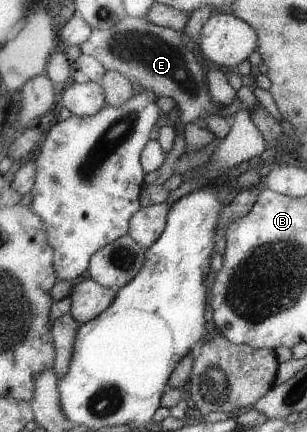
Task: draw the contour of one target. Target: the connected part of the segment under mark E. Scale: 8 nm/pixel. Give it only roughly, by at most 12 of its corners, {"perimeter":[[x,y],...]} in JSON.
{"perimeter":[[126,16],[80,46],[171,97],[184,131],[224,108],[180,30]]}

